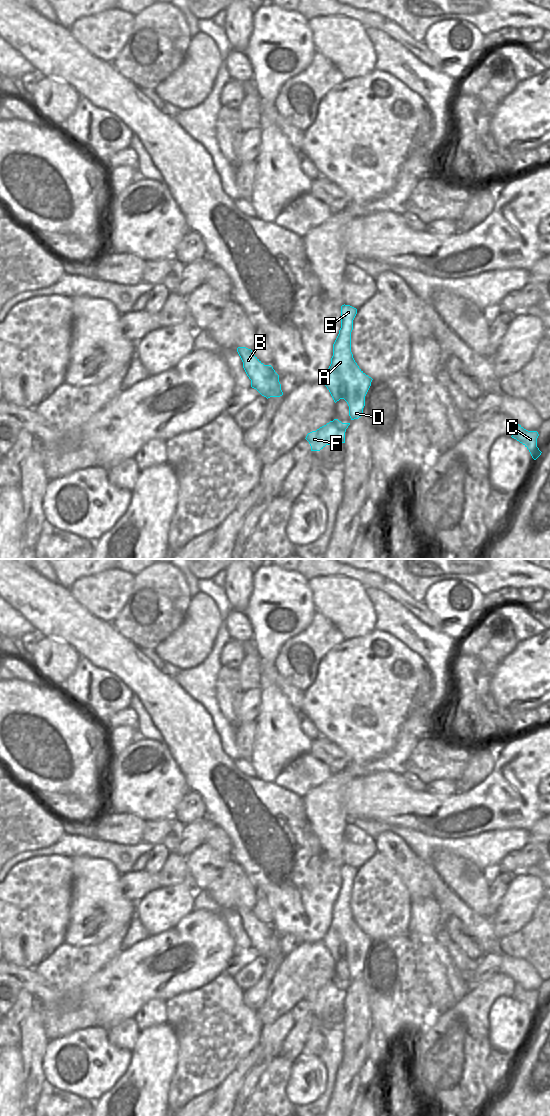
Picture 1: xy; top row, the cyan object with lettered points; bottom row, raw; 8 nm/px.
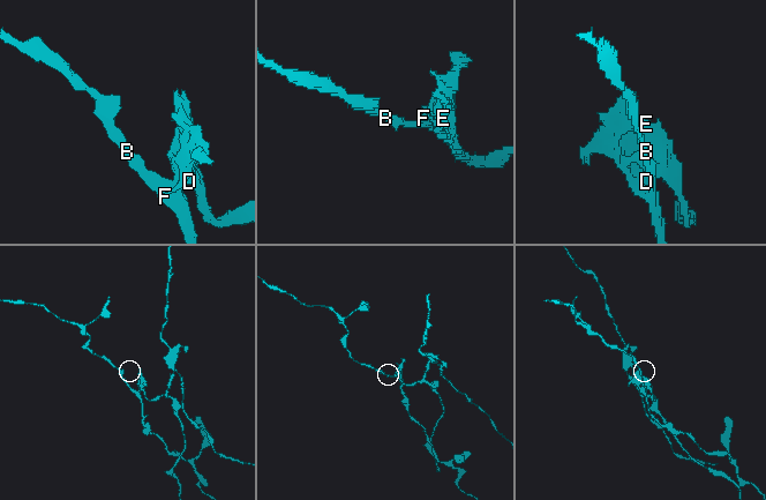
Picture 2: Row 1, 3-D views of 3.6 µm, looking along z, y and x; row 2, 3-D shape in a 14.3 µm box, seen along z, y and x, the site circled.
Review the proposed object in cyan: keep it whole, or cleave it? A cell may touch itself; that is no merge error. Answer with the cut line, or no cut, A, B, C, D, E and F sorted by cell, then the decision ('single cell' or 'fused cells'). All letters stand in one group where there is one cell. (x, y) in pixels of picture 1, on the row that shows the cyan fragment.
cut in xy along (333, 420), (340, 428), (345, 429); A C D E / B F; fused cells

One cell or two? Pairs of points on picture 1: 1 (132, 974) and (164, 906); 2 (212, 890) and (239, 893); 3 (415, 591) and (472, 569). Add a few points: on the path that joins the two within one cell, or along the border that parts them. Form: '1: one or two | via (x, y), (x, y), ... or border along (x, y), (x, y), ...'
1: two | border along (172, 927), (150, 936)
2: one | via (219, 890), (232, 890)
3: one | via (429, 577), (437, 569), (458, 569)

